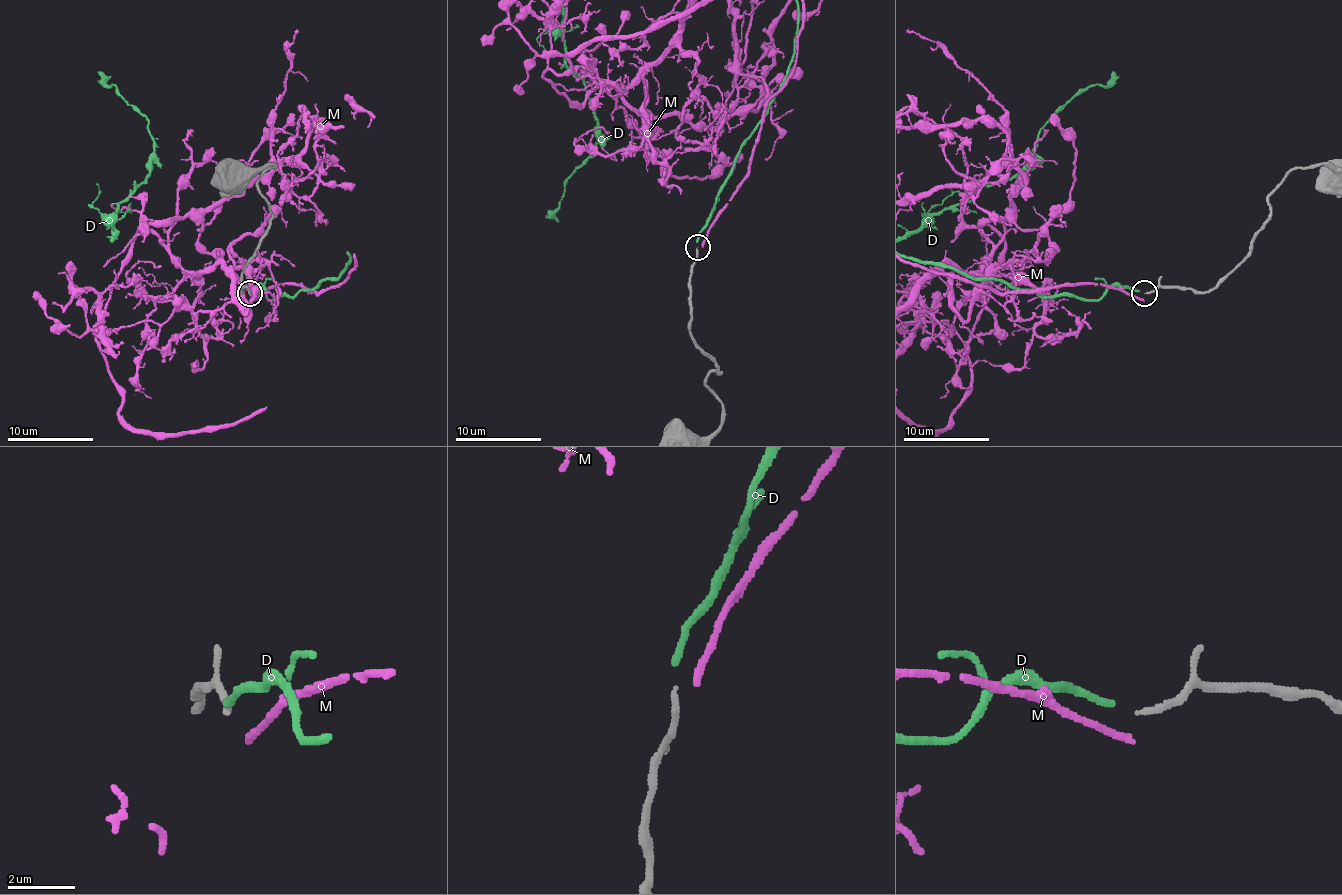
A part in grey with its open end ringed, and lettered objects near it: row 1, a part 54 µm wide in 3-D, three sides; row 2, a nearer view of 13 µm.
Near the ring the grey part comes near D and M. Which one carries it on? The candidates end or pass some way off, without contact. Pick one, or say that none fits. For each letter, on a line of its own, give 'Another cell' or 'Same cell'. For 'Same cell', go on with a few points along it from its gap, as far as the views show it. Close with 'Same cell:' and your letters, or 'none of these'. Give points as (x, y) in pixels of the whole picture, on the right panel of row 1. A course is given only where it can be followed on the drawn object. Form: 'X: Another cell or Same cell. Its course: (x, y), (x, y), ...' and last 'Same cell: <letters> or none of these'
D: Same cell
M: Another cell
Same cell: D

